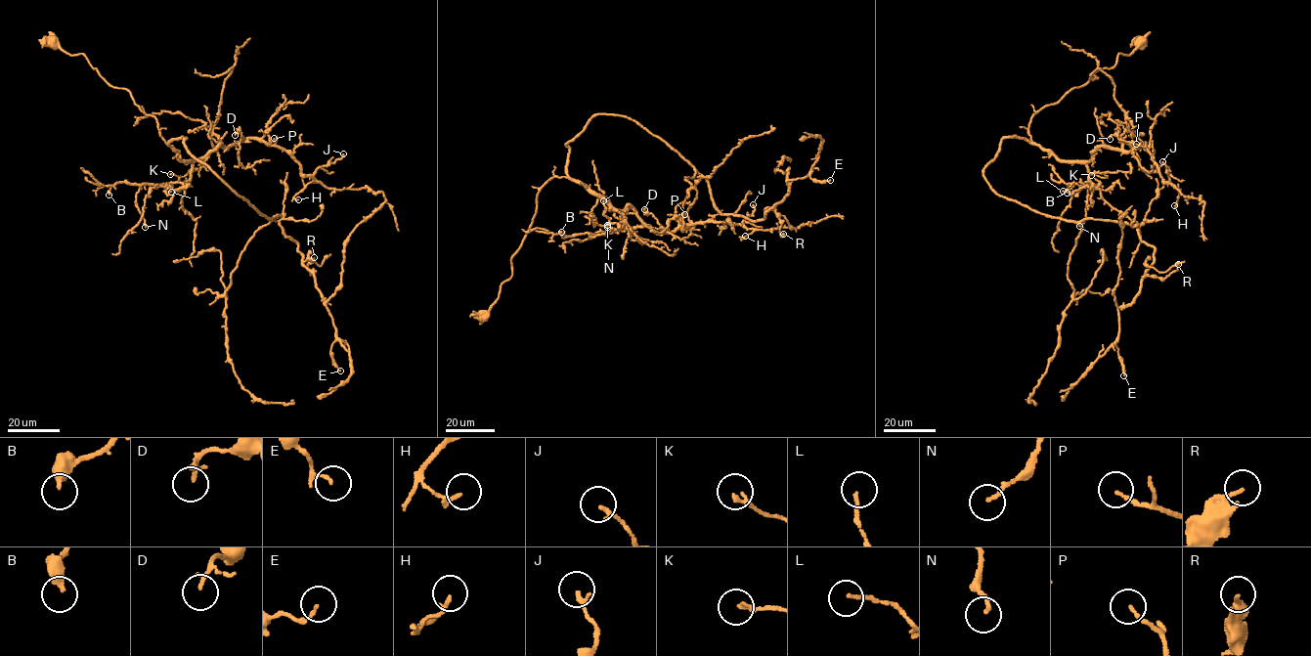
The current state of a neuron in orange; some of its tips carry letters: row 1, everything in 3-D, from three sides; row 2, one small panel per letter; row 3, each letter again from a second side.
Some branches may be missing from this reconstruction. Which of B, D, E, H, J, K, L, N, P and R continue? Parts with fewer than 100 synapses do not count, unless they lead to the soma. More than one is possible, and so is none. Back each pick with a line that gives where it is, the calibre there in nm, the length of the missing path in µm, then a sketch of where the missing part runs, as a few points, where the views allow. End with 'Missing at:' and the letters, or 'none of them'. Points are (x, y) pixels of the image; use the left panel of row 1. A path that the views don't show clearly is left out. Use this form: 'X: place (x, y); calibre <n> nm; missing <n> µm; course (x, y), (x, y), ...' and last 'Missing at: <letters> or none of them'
Missing at: none of them

